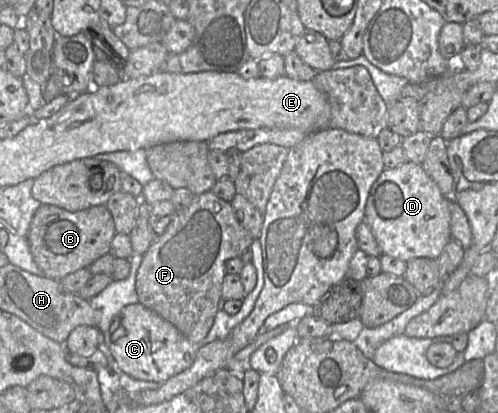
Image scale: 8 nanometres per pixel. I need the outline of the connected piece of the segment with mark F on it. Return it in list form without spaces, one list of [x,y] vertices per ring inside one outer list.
[[[211,191],[195,195],[187,208],[177,211],[165,233],[143,255],[135,284],[138,303],[173,324],[191,343],[201,343],[219,310],[226,262],[240,258],[253,240],[239,223],[230,202]]]

